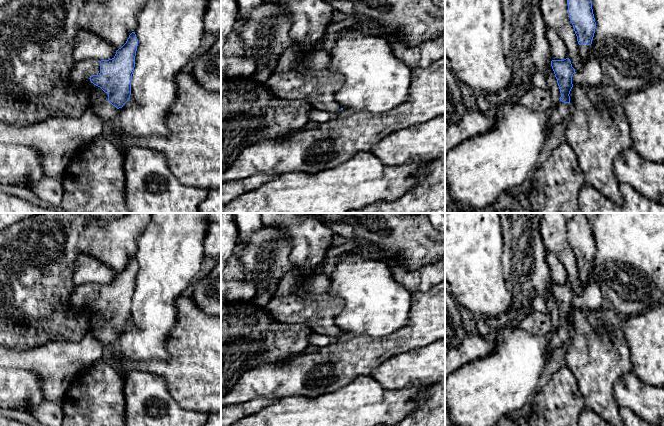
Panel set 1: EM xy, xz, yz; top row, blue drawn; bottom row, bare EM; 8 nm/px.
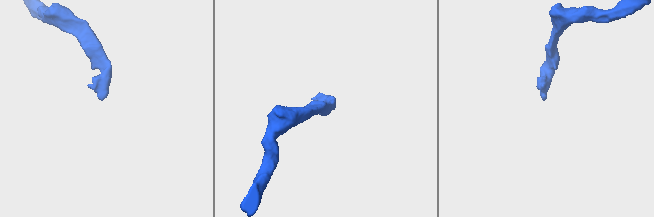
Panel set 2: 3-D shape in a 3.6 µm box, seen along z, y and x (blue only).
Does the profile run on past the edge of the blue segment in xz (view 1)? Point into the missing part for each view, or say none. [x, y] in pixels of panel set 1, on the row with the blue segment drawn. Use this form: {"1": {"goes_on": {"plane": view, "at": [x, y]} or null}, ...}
{"1": {"goes_on": null}}

